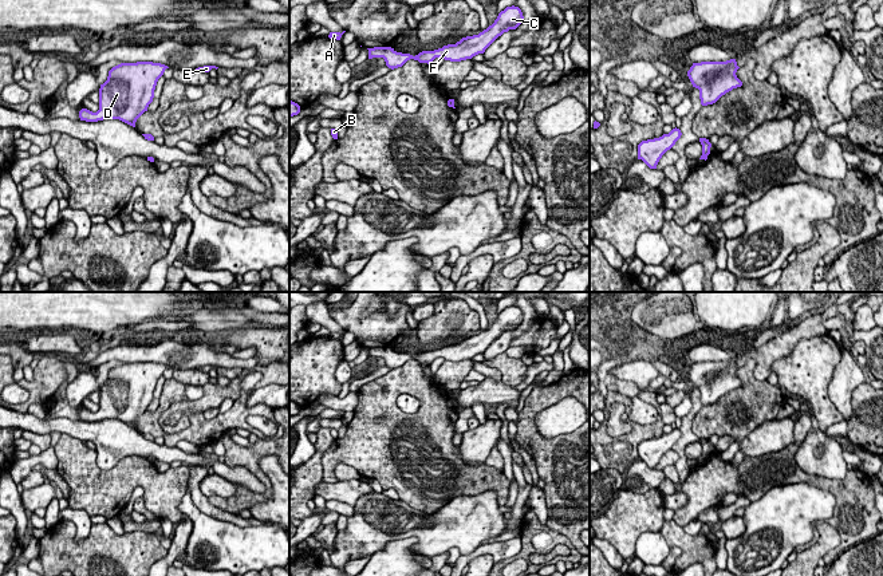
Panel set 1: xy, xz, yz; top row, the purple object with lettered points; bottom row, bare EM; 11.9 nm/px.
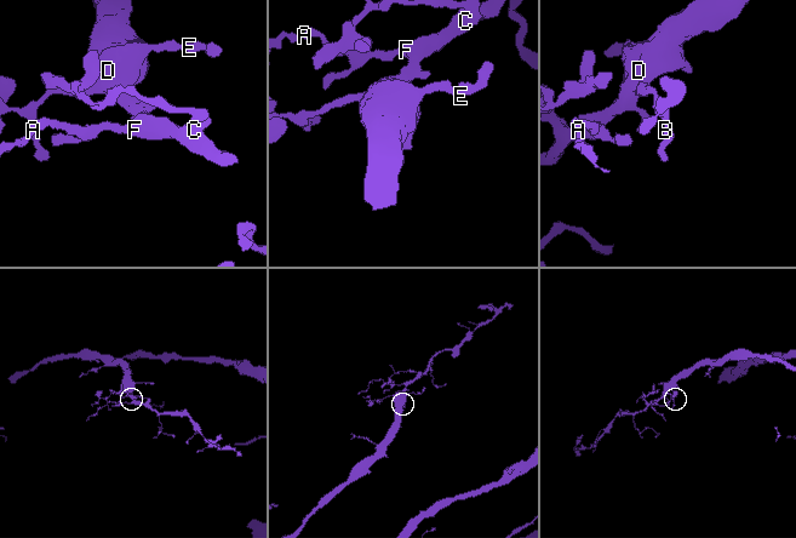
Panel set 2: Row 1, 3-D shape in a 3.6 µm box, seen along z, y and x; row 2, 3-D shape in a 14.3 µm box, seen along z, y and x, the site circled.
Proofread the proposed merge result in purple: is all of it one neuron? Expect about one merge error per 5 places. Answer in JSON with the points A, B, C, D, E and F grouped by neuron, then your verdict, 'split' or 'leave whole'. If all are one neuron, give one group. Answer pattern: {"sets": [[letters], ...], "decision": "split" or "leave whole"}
{"sets": [["A", "B", "C", "D", "E", "F"]], "decision": "leave whole"}

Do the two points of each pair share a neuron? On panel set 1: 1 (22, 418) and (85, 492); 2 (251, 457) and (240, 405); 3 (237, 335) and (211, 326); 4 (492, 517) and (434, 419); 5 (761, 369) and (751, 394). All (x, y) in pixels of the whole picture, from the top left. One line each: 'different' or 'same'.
1: different
2: different
3: different
4: different
5: different

